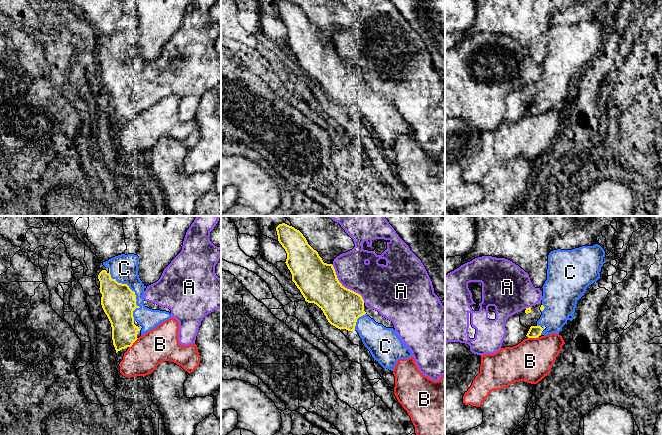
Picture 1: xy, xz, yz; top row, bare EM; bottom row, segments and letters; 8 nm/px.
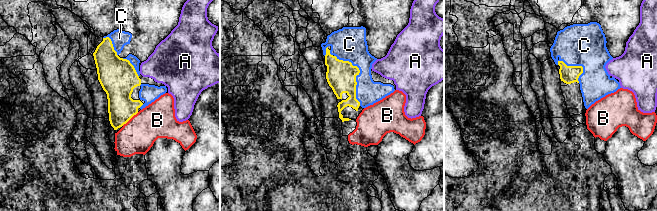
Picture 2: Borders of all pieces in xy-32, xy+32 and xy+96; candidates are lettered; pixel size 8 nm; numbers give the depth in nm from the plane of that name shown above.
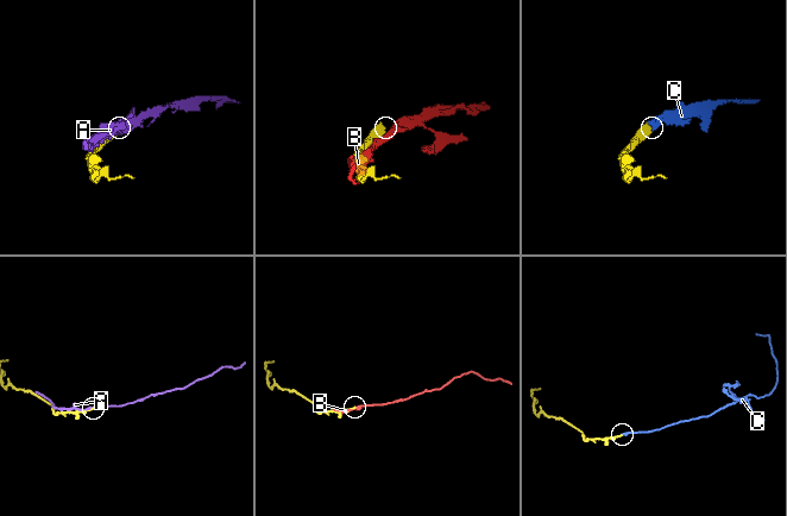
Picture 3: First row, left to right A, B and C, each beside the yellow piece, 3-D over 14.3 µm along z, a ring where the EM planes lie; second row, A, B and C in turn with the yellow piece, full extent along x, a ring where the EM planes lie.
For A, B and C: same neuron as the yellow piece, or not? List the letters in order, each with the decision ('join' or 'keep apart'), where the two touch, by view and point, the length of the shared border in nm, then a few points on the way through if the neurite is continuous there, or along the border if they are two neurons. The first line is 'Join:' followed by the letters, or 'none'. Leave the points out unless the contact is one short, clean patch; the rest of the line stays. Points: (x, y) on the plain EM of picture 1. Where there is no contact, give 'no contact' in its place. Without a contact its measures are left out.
Join: C
A: keep apart | xz (344, 63) | 420 nm
B: keep apart | yz (533, 113) | 90 nm
C: join | xy (131, 66) | 480 nm

